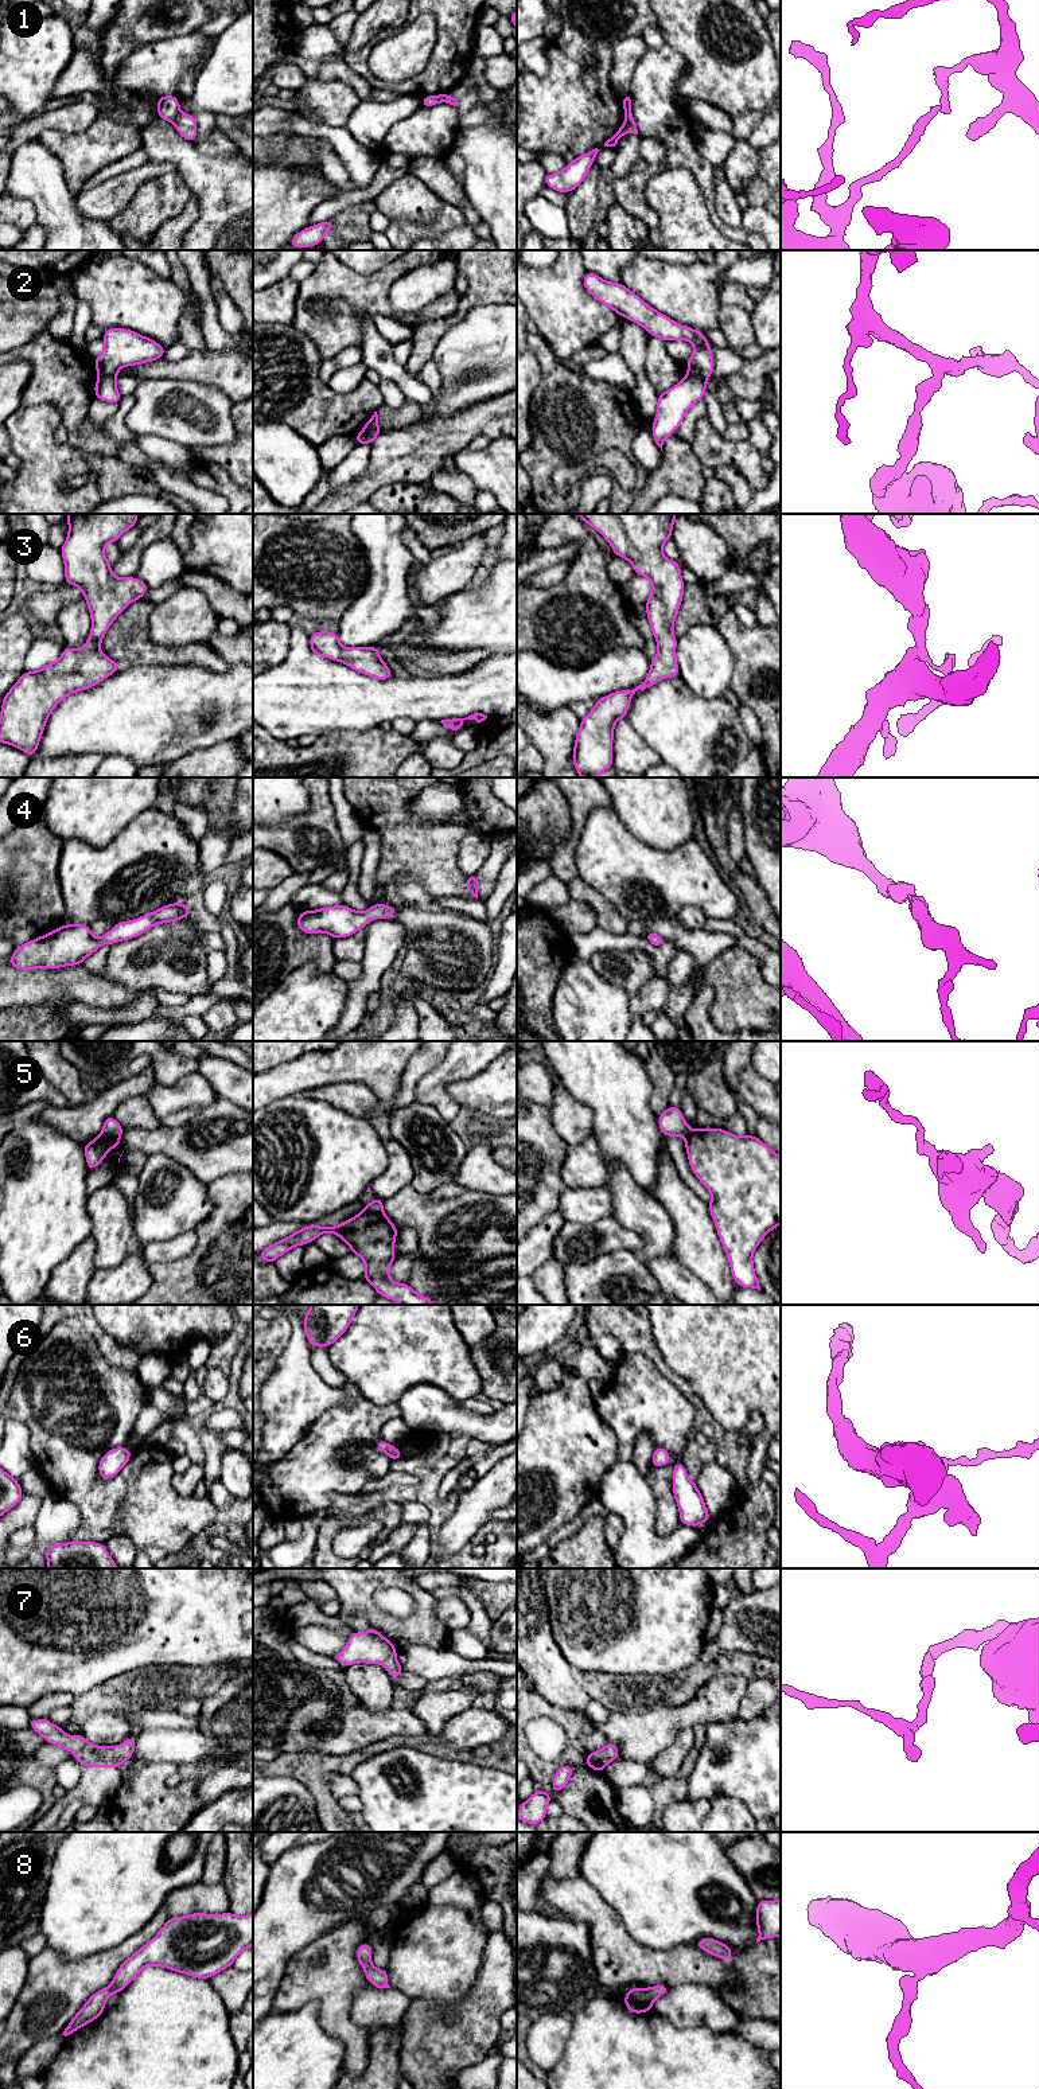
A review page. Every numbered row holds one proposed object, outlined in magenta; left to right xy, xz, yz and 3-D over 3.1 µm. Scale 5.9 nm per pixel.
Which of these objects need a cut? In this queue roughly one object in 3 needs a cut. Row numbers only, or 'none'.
1, 2, 5

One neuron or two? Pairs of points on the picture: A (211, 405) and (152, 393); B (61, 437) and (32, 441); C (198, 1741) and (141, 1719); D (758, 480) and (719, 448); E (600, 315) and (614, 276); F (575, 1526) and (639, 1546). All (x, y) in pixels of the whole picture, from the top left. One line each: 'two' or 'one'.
A: one
B: two
C: two
D: one
E: two
F: two

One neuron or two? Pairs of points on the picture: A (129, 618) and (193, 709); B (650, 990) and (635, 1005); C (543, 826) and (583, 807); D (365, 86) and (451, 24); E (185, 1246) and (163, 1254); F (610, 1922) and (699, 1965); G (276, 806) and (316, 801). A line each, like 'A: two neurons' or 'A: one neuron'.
A: two neurons
B: one neuron
C: two neurons
D: two neurons
E: one neuron
F: one neuron
G: two neurons

